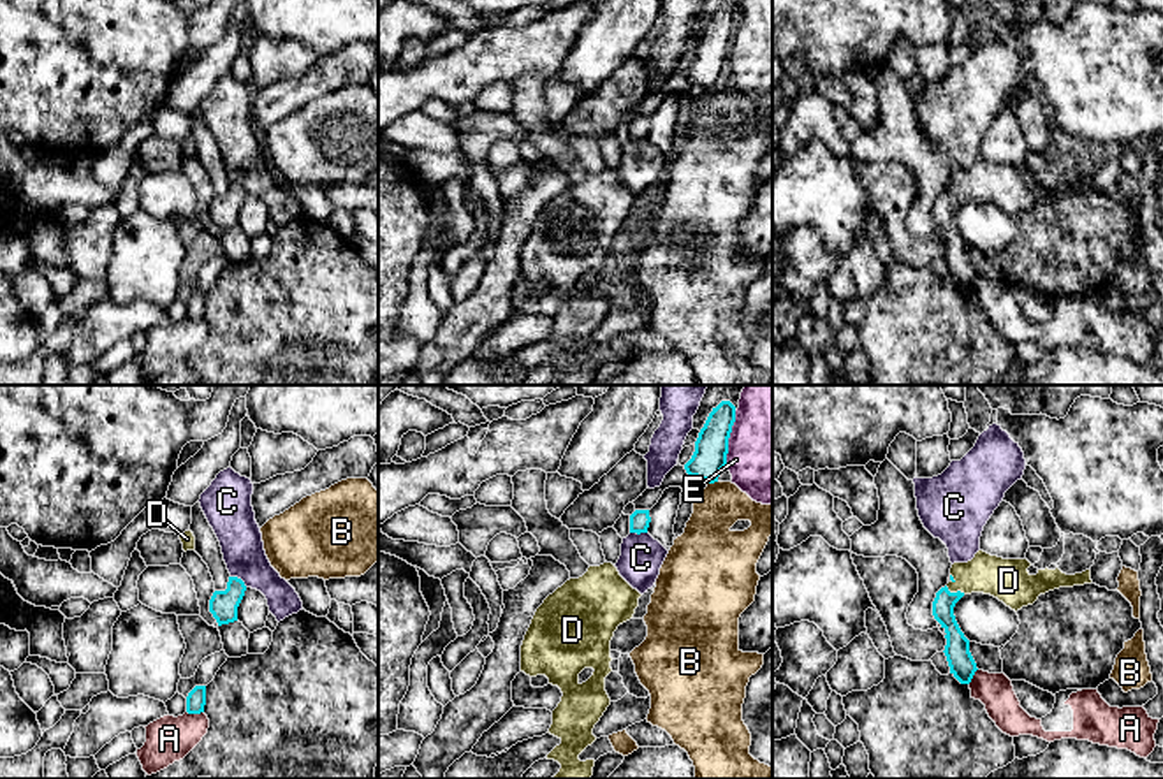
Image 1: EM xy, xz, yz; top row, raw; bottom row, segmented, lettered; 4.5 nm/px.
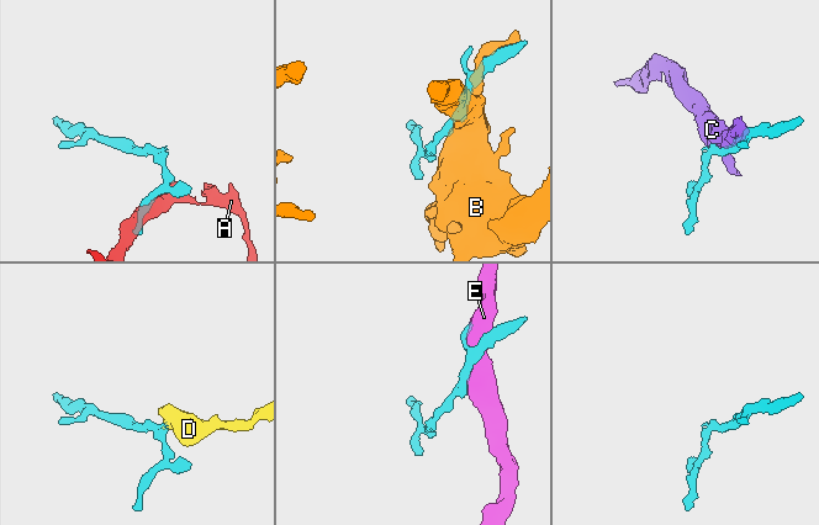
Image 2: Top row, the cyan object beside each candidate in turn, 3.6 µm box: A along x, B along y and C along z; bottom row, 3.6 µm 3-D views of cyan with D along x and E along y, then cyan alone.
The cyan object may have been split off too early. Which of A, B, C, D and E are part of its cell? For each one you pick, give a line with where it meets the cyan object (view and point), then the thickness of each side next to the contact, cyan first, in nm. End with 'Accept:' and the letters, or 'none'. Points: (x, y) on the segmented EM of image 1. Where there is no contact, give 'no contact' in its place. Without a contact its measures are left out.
D: meets cyan in yz at (958, 591); 110 nm thick on the cyan side, 200 nm on the other
Accept: D

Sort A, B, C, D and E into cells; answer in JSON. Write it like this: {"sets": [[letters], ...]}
{"sets": [["A"], ["B"], ["C"], ["D"], ["E"]]}

